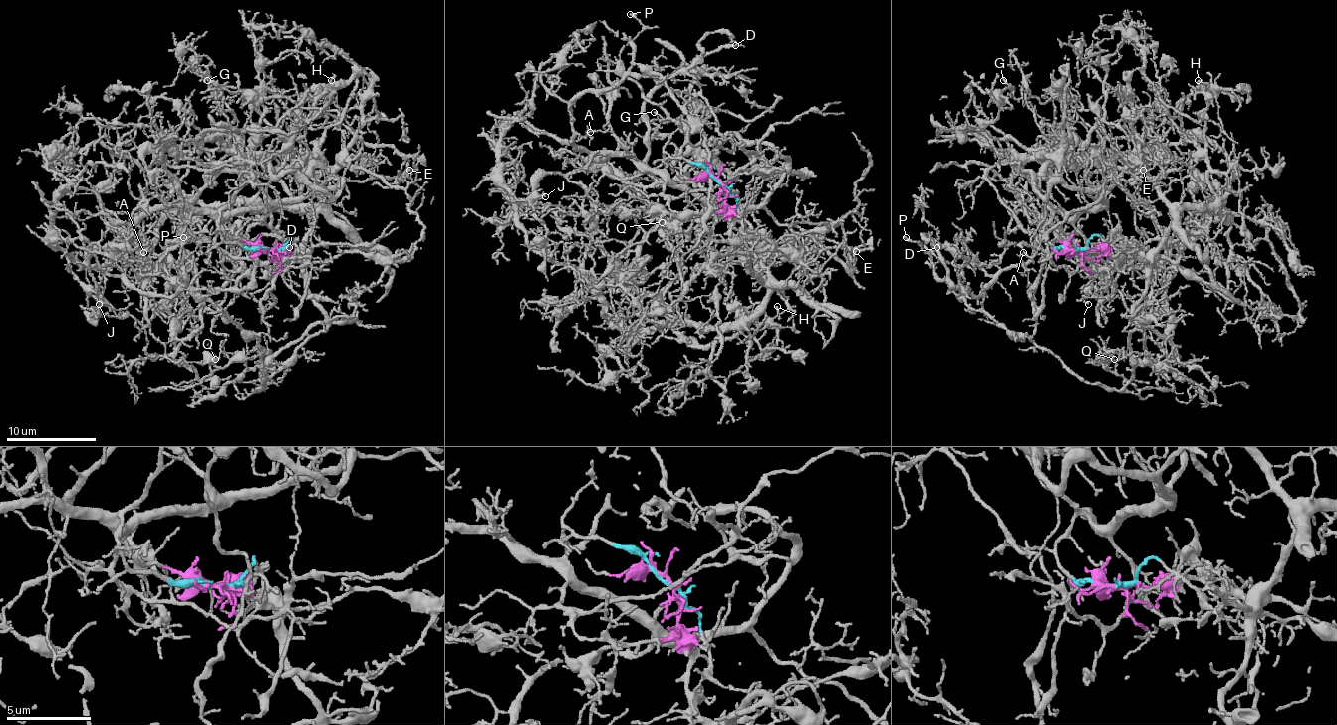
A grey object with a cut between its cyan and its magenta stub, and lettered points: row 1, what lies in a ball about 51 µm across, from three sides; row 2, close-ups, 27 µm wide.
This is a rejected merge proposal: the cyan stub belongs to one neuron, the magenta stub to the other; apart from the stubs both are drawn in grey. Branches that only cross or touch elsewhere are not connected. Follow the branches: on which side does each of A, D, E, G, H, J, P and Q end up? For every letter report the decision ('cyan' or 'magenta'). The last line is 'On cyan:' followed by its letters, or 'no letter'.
A: cyan
D: cyan
E: magenta
G: magenta
H: magenta
J: magenta
P: cyan
Q: magenta
On cyan: A, D, P

